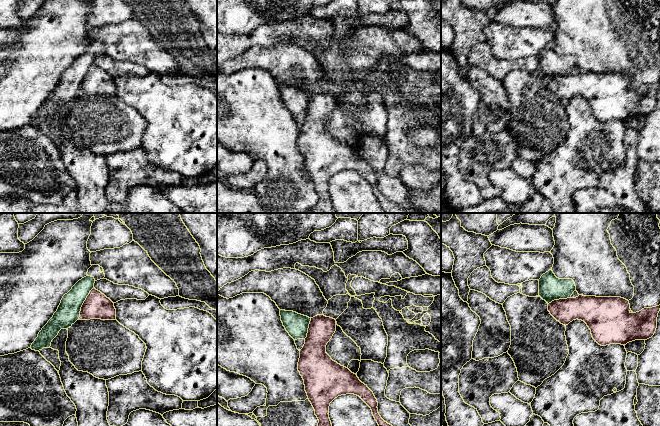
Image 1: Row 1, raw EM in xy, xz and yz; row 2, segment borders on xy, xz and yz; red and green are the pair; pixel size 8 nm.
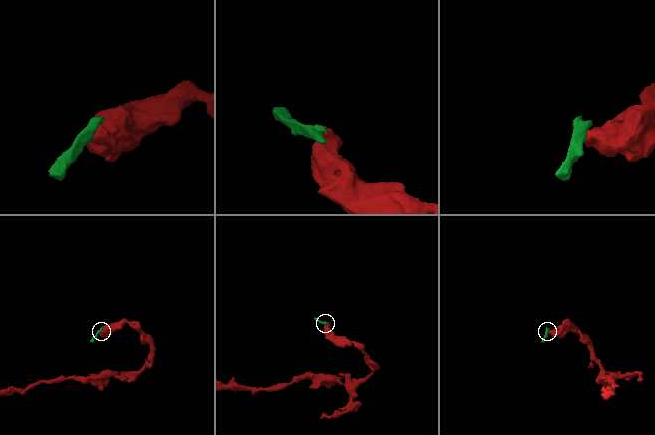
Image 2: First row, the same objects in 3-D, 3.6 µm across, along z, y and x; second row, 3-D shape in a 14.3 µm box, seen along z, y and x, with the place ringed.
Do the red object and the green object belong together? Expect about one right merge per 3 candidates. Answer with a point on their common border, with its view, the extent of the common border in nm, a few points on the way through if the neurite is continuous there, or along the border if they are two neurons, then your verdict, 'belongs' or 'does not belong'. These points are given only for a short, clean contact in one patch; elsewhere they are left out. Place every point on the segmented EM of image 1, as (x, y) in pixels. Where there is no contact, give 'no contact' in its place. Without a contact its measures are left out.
xy (83, 303) | 280 nm | along xy (93, 287), (81, 307), (78, 318) | does not belong

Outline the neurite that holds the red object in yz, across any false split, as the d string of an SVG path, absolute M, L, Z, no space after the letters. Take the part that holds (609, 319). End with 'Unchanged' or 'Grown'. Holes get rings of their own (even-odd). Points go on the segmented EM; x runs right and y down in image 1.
M579 295L548 304L550 314L565 326L576 319L584 321L601 346L626 345L654 335L660 305L636 313L630 310L629 301L621 297Z. Unchanged

